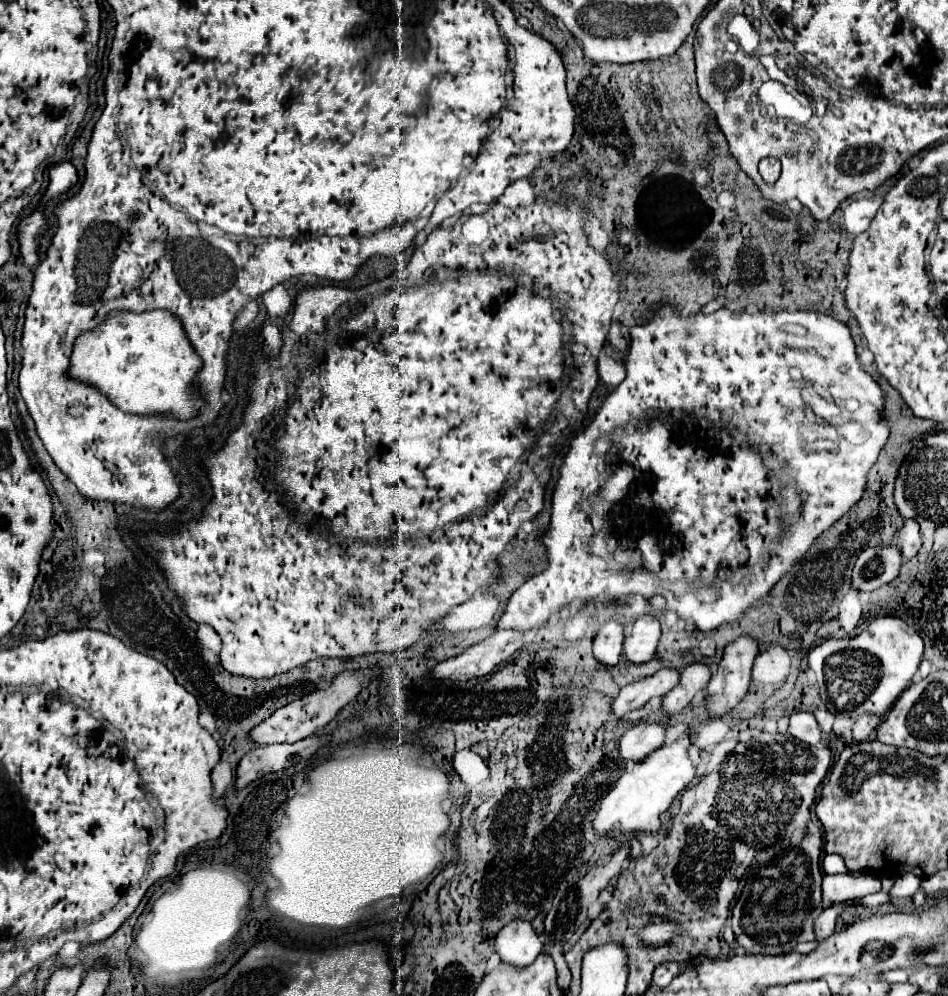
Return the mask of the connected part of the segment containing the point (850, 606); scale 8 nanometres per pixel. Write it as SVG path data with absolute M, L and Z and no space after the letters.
M850 590L840 602L838 618L840 618L842 628L846 632L852 632L858 626L860 614L862 614L862 608L860 608L860 600L858 600L858 590Z

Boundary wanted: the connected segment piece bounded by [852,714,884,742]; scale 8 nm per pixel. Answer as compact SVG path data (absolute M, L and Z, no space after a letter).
M862 714L862 716L858 716L858 720L856 720L856 724L854 724L854 740L858 740L858 742L862 742L862 740L866 740L866 738L870 738L870 734L874 732L874 728L880 724L884 720L884 716L874 716L874 714Z

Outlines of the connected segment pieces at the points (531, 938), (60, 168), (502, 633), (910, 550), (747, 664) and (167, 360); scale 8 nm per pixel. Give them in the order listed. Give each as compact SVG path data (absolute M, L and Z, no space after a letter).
M512 920L496 936L496 952L514 966L528 966L542 952L542 936L526 920Z
M62 162L62 164L52 166L50 168L50 184L48 184L48 190L42 198L42 202L46 200L46 196L52 200L52 198L58 198L58 196L70 192L76 184L78 184L78 174L70 162Z
M498 630L494 636L478 642L476 646L468 648L464 654L438 662L432 668L434 678L456 678L456 680L470 680L480 678L492 672L500 662L508 660L518 648L524 646L524 630Z
M904 520L904 526L898 532L898 546L906 560L910 560L922 546L920 524L916 520Z
M738 636L726 646L724 656L718 664L718 672L708 684L708 710L714 718L730 712L748 692L756 656L758 642L752 636Z
M154 310L154 312L144 312L144 314L130 314L130 312L110 314L110 320L106 320L106 324L82 334L74 344L70 372L74 378L92 382L94 386L98 386L124 412L192 418L194 412L202 404L200 398L196 398L192 390L194 388L192 382L200 366L202 366L202 360L198 358L198 354L186 340L180 320L174 318L170 312Z

